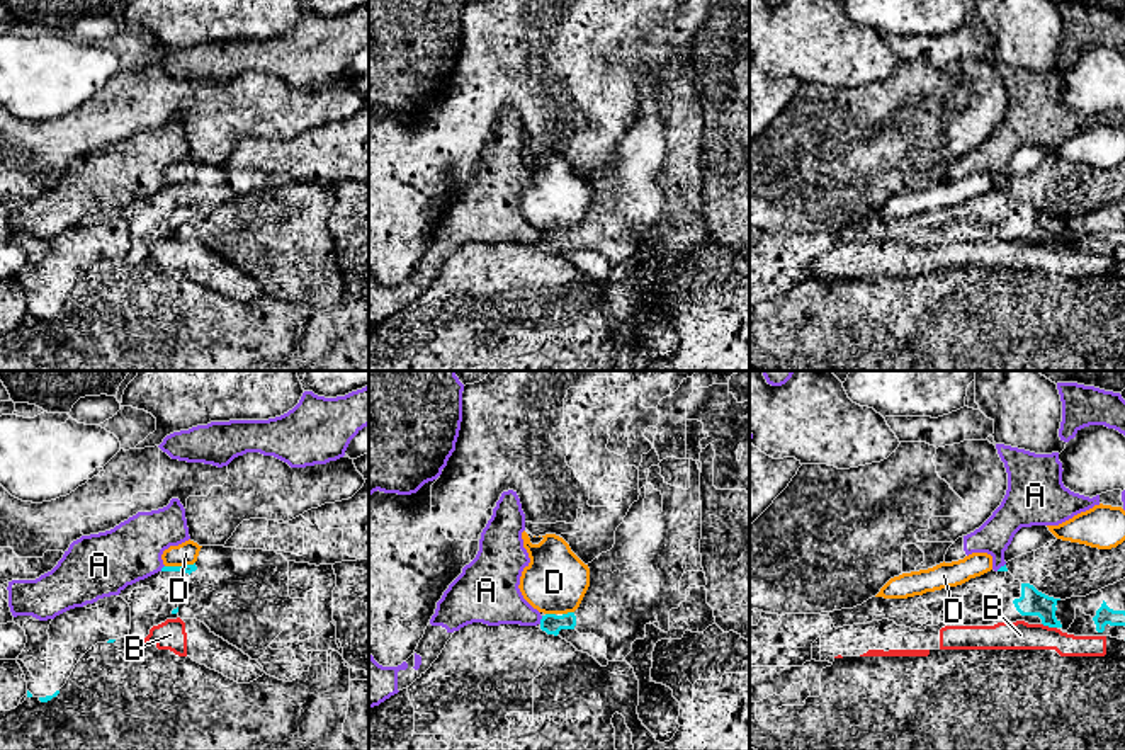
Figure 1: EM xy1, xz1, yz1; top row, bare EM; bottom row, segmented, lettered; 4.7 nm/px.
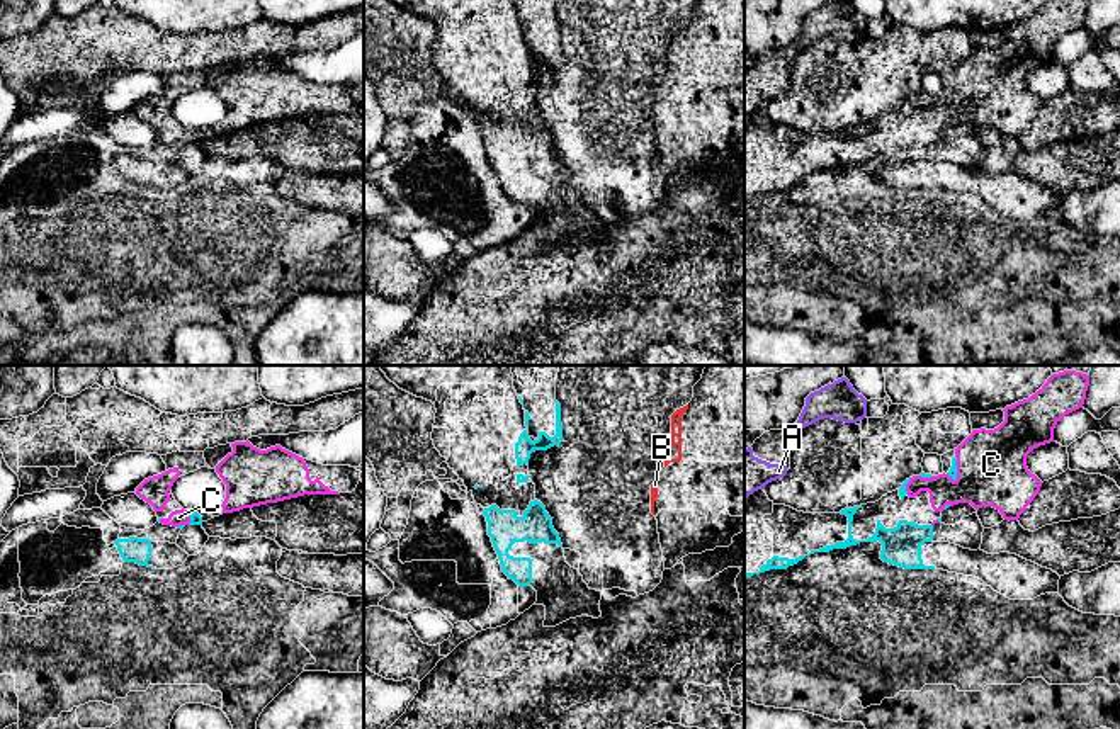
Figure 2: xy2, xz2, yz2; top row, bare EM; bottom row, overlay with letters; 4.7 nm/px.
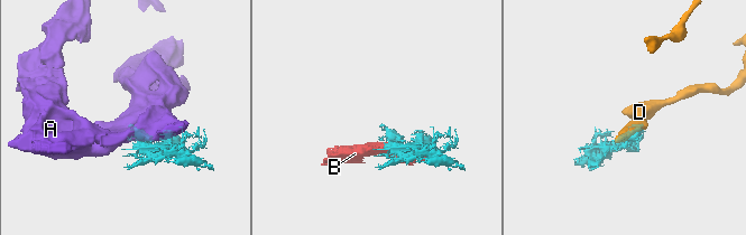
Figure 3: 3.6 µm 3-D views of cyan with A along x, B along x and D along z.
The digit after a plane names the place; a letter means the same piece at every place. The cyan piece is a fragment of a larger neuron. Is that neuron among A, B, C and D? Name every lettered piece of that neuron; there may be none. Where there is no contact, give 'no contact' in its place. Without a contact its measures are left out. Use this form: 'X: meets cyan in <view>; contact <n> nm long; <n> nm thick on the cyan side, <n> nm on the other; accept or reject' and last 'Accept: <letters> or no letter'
A: meets cyan in xz1; contact 40 nm long; 90 nm thick on the cyan side, 260 nm on the other; reject
B: meets cyan in yz1; contact 80 nm long; 130 nm thick on the cyan side, 140 nm on the other; reject
C: meets cyan in yz2; contact 130 nm long; 50 nm thick on the cyan side, 340 nm on the other; reject
D: meets cyan in xy1; contact 150 nm long; 50 nm thick on the cyan side, 110 nm on the other; reject
Accept: no letter

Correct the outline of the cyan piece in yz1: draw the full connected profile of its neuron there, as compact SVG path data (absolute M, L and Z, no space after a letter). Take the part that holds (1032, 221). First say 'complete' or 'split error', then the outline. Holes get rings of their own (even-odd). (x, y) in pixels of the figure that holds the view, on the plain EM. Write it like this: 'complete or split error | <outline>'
complete | M1021 202L1021 216L1015 218L1013 223L1021 235L1038 235L1043 245L1062 247L1060 240L1055 236L1059 219L1060 218L1038 211L1030 202Z

